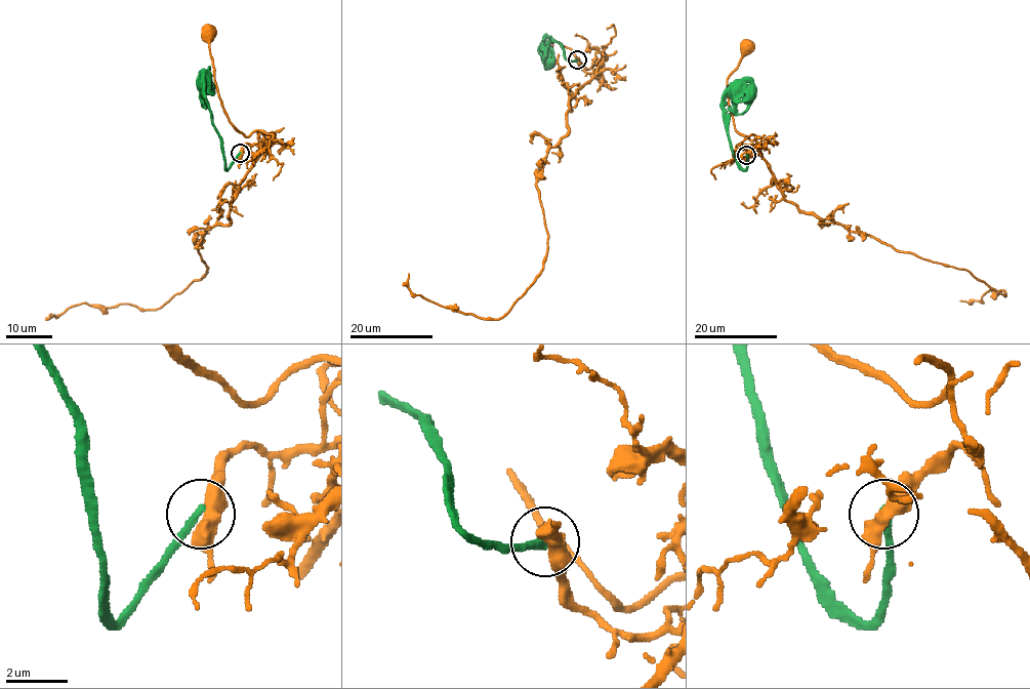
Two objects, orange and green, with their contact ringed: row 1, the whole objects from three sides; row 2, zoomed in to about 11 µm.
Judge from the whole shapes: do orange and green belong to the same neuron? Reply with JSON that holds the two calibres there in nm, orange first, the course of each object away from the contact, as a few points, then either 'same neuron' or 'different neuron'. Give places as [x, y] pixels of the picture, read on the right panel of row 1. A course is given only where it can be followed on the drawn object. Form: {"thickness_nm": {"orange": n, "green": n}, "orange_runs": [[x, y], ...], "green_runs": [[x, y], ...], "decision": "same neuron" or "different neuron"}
{"thickness_nm": {"orange": 480, "green": 280}, "orange_runs": [[746, 156], [758, 147], [742, 143], [755, 136], [749, 139], [734, 125], [727, 86], [745, 46]], "green_runs": [[746, 156], [744, 170], [732, 149], [723, 109], [723, 100], [738, 95], [740, 89]], "decision": "different neuron"}

